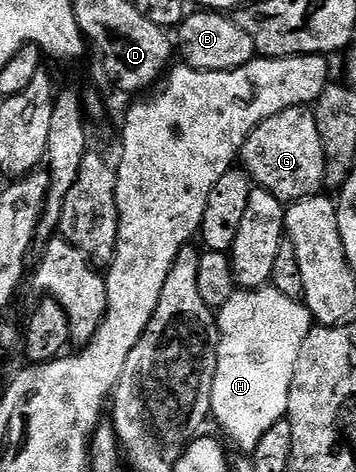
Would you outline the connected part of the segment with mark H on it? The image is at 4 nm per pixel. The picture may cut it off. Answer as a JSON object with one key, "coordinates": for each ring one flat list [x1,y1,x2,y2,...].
{"coordinates":[[264,286,254,290,239,290,217,312,219,325,219,357,217,374,213,378,211,416,223,427,223,432,240,448,240,453,254,453,257,442,272,426,287,415,289,390,301,354,301,342,311,332,311,311,299,300,281,294,276,288]]}

